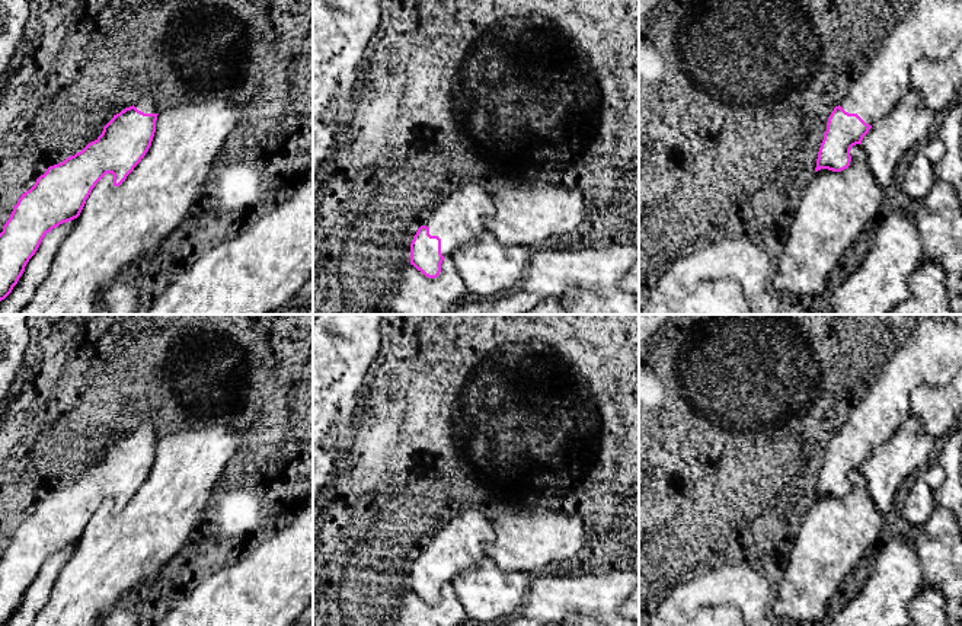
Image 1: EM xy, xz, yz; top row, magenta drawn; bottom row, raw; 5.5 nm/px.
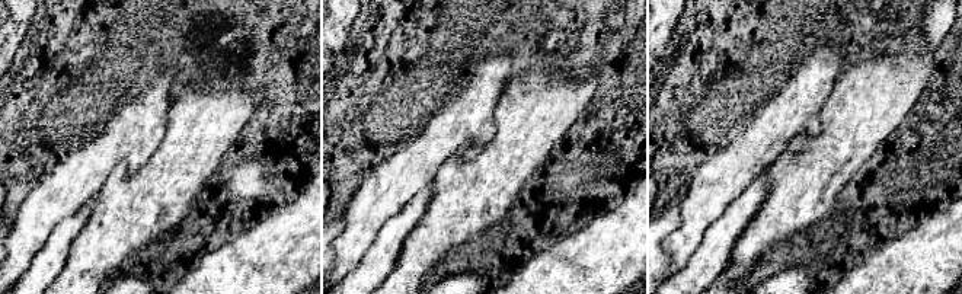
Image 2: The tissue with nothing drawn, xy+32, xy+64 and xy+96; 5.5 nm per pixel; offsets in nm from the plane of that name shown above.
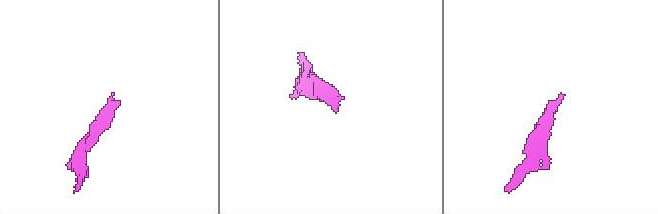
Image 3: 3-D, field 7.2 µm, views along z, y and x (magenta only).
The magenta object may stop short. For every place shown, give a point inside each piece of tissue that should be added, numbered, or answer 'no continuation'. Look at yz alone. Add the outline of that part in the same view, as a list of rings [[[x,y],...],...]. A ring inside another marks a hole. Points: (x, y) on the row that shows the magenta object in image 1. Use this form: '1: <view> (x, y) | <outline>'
1: yz (932, 29) | [[[914,0],[904,19],[882,39],[867,64],[854,76],[848,92],[838,103],[846,112],[857,114],[873,125],[899,103],[901,73],[910,71],[921,58],[946,60],[962,41],[962,0]]]

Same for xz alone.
1: xz (459, 219) | [[[474,183],[444,197],[421,224],[441,239],[441,253],[451,256],[457,249],[477,242],[488,231],[486,220],[495,214],[492,195]]]

